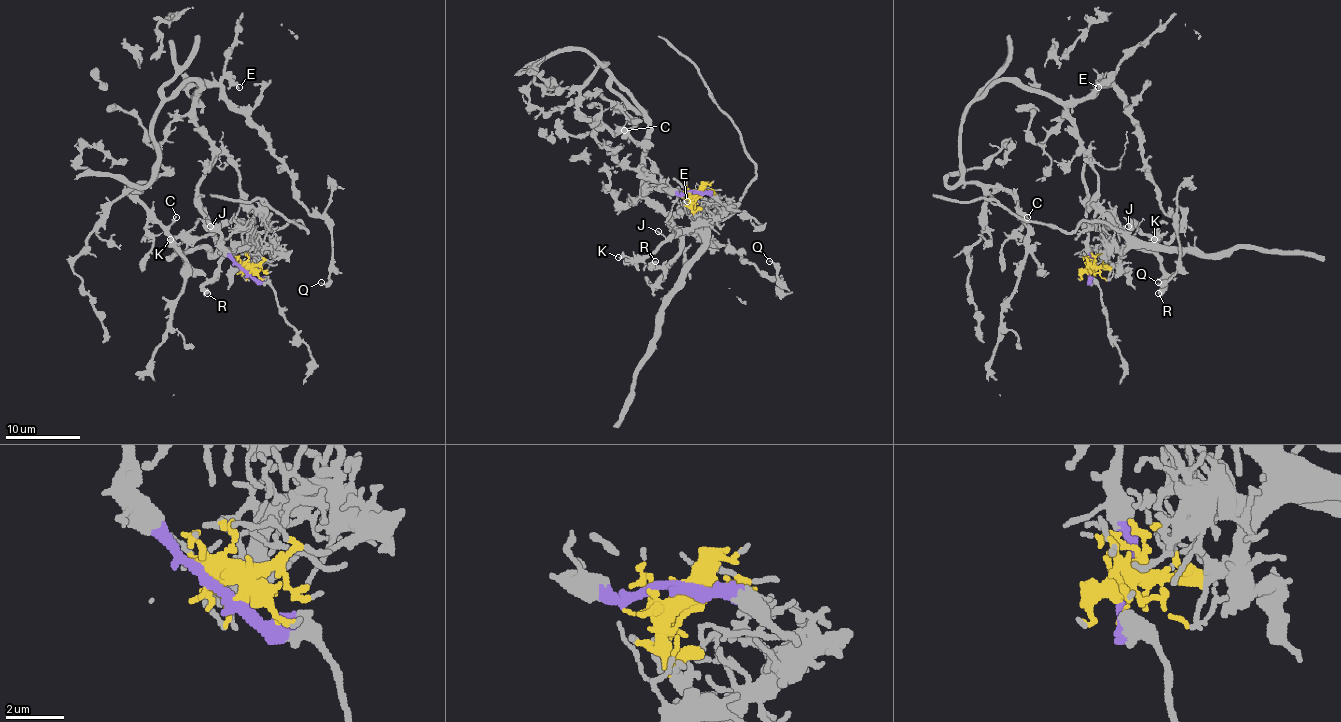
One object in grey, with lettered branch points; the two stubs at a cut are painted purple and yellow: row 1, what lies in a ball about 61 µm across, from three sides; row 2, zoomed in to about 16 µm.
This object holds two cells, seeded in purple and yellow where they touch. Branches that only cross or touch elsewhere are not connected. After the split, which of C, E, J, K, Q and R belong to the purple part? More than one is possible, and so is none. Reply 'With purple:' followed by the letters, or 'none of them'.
With purple: C, E, Q

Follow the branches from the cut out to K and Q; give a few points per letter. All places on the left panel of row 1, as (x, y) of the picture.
K: (247, 269), (254, 260), (256, 241), (239, 224), (222, 222), (211, 233), (200, 237), (170, 239)
Q: (245, 269), (204, 218), (204, 88), (219, 86), (325, 220), (321, 282)

